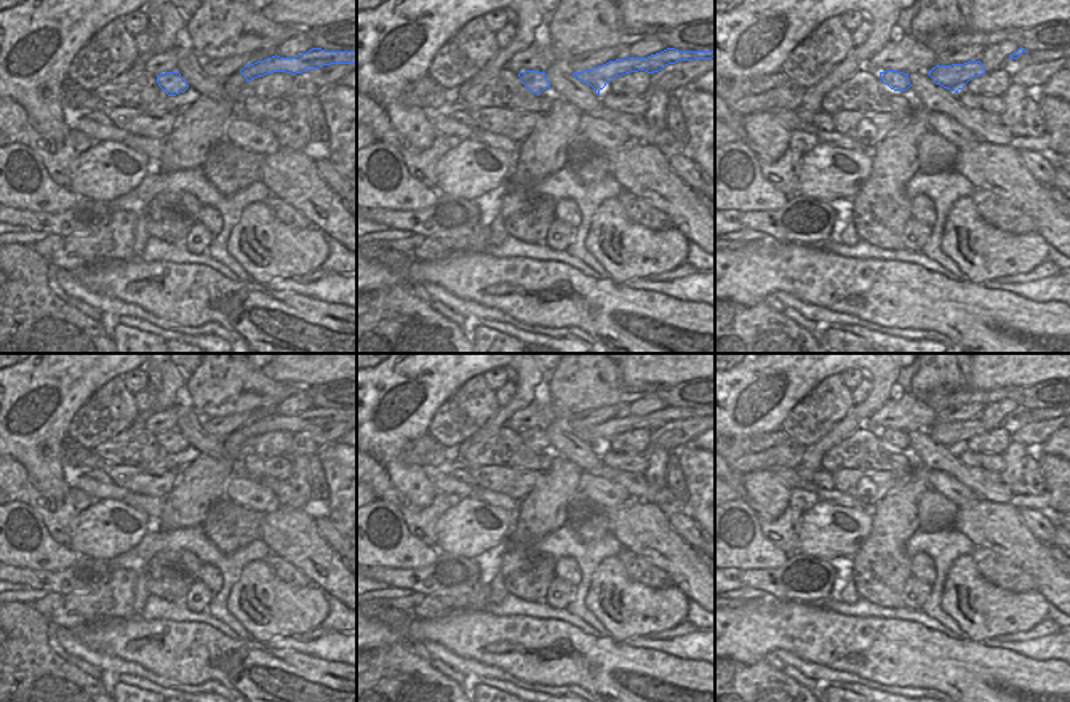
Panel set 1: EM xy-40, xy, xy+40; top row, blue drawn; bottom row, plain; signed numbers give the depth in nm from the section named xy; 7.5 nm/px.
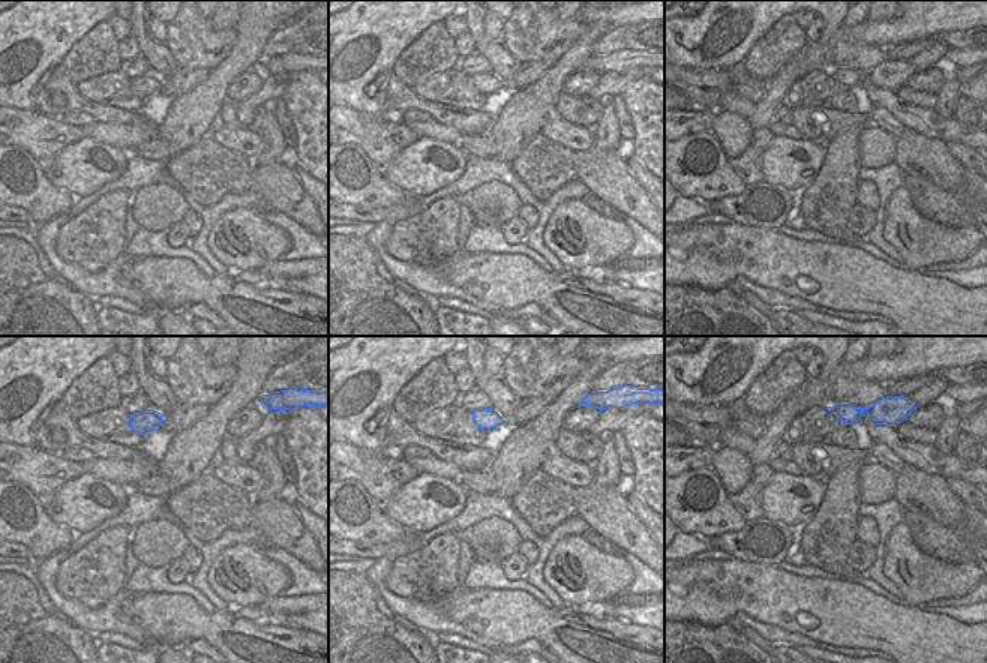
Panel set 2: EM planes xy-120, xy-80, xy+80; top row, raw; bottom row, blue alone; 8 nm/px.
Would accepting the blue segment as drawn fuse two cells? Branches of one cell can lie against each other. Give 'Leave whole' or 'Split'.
Split

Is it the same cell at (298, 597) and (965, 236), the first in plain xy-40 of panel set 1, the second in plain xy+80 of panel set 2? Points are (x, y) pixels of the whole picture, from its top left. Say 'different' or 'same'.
same

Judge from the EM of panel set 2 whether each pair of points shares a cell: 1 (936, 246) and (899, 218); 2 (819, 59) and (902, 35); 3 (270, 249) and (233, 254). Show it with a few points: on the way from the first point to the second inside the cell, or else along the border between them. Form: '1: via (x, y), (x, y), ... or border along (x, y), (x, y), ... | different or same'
1: via (927, 243), (908, 224) | same
2: via (837, 38), (843, 33), (881, 33) | same
3: via (261, 249), (242, 251) | same

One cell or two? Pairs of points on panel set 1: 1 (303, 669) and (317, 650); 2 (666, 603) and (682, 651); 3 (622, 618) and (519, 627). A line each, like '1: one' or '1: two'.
1: two
2: two
3: two

